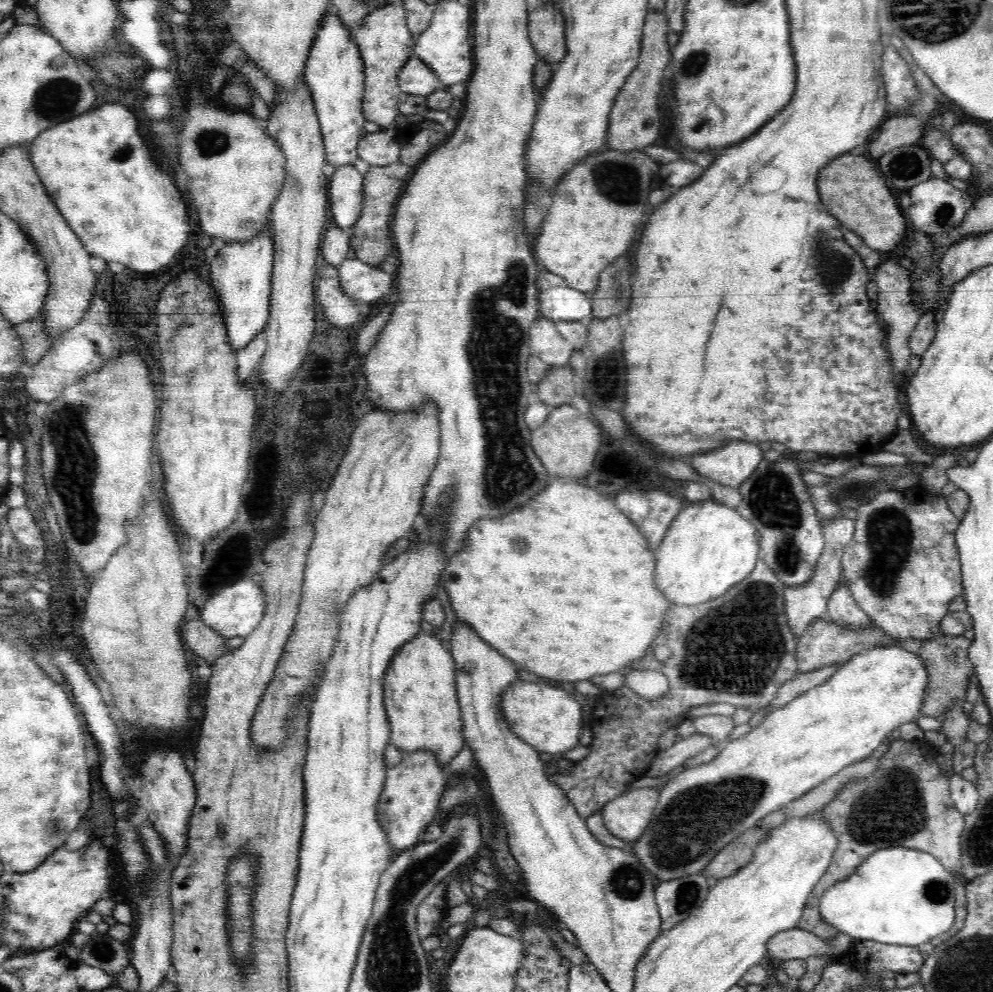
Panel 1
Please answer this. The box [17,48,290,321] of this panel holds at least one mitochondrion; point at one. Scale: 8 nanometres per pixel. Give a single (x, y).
(56, 98)

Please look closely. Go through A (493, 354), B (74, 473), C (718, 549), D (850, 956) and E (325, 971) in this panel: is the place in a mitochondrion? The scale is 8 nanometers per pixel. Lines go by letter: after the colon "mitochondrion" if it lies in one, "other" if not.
A: mitochondrion
B: mitochondrion
C: other
D: other
E: other

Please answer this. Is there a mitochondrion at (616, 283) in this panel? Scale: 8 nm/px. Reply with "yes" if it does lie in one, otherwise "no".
yes

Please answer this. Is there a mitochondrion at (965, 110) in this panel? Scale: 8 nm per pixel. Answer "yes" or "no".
no

